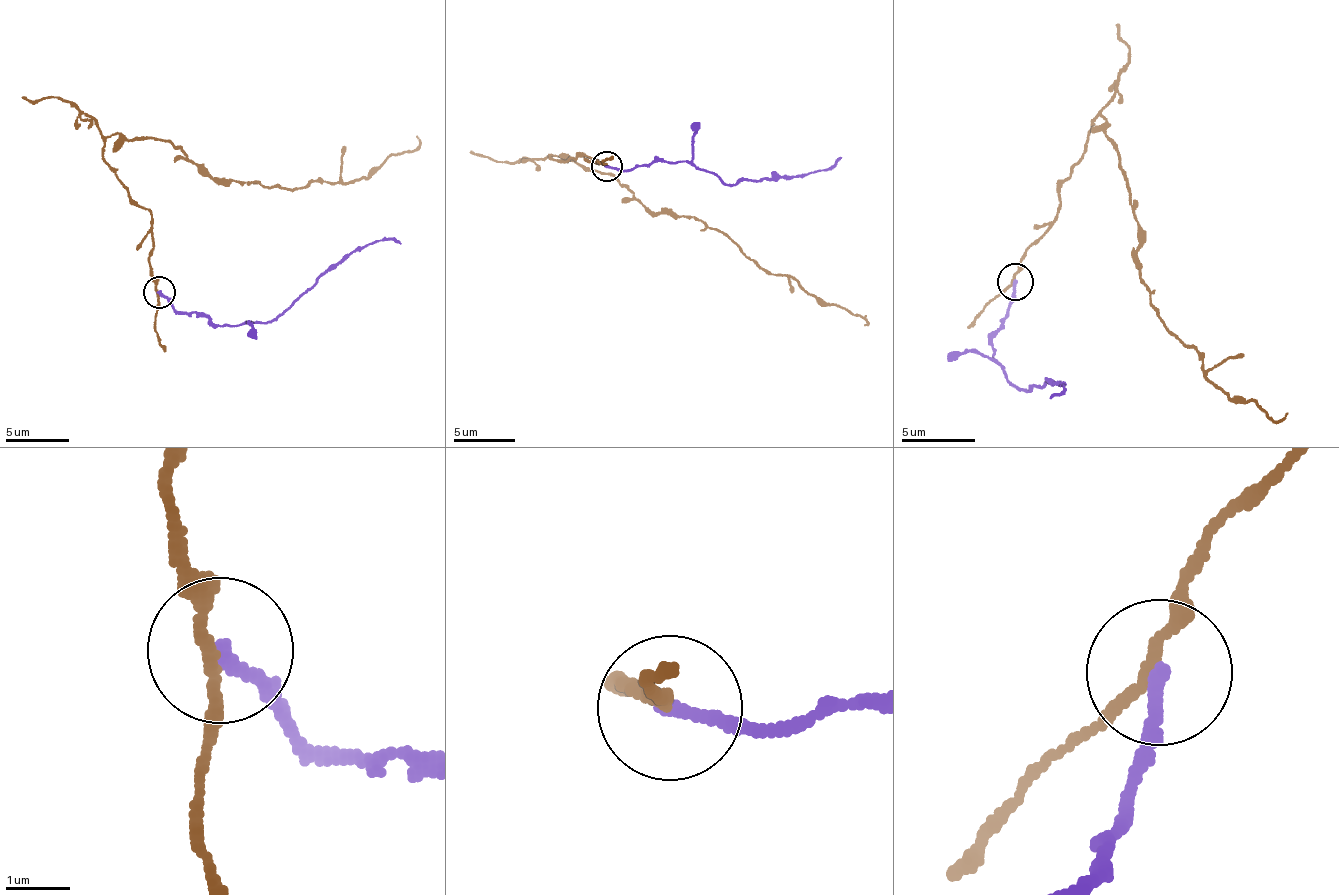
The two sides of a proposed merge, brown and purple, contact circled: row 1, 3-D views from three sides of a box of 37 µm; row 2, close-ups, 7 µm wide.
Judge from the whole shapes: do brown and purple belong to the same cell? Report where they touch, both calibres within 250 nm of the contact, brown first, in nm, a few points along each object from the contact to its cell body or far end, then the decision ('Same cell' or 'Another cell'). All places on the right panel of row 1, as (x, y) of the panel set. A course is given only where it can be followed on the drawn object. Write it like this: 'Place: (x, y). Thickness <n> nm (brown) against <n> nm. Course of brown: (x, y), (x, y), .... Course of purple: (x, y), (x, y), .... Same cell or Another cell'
Place: (1015, 281). Thickness 150 nm (brown) against 220 nm. Course of brown: (1016, 279), (1102, 116), (1141, 280), (1161, 320), (1199, 354), (1227, 398), (1254, 401), (1274, 420), (1288, 413). Course of purple: (1016, 281), (1003, 328), (993, 347), (994, 363), (1018, 389), (1062, 383), (1063, 393), (1049, 398). Another cell

